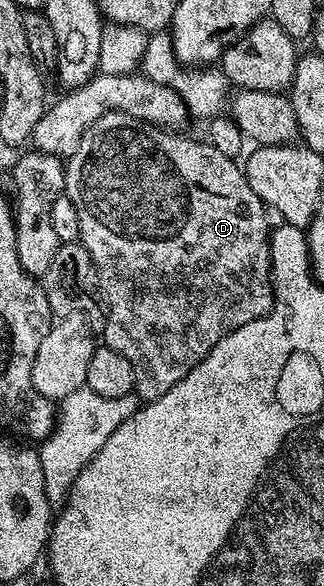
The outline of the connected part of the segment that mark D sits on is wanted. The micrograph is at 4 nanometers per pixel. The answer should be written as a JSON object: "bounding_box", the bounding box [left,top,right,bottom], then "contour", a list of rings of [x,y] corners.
{"bounding_box":[65,111,273,401],"contour":[[[112,111],[103,117],[99,117],[99,121],[92,123],[84,133],[81,134],[79,141],[79,149],[75,149],[73,155],[68,156],[65,163],[65,196],[72,201],[75,209],[79,209],[79,229],[81,230],[80,244],[87,249],[87,253],[91,257],[93,267],[97,270],[96,286],[101,286],[99,290],[100,298],[103,300],[105,308],[105,325],[103,328],[104,346],[115,349],[115,353],[123,353],[123,357],[127,357],[127,361],[131,363],[131,370],[135,373],[134,392],[141,401],[152,401],[163,397],[163,393],[167,393],[167,389],[171,389],[171,385],[175,385],[179,381],[183,381],[183,377],[187,377],[187,373],[191,373],[191,369],[195,369],[195,365],[199,365],[199,361],[203,361],[203,357],[207,357],[207,353],[211,353],[211,349],[215,349],[215,345],[219,345],[219,341],[223,341],[223,337],[227,337],[227,333],[231,333],[235,329],[239,329],[243,325],[247,325],[251,321],[255,321],[259,317],[263,317],[271,308],[273,308],[273,270],[271,269],[271,249],[269,248],[269,236],[271,228],[265,219],[267,210],[261,198],[255,193],[255,189],[251,189],[251,185],[247,181],[242,164],[238,160],[231,157],[223,157],[223,153],[219,153],[219,149],[215,149],[207,141],[201,143],[197,139],[184,139],[184,134],[174,133],[165,130],[164,127],[153,127],[150,123],[145,123],[142,119],[131,117],[122,111]]]}

